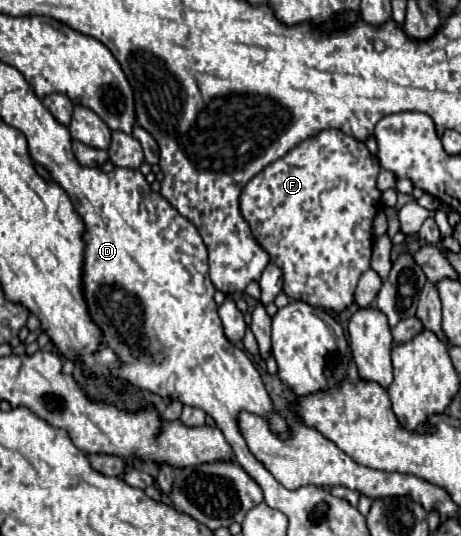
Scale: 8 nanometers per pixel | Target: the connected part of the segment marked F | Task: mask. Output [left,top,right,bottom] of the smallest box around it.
[241,129,381,311]

